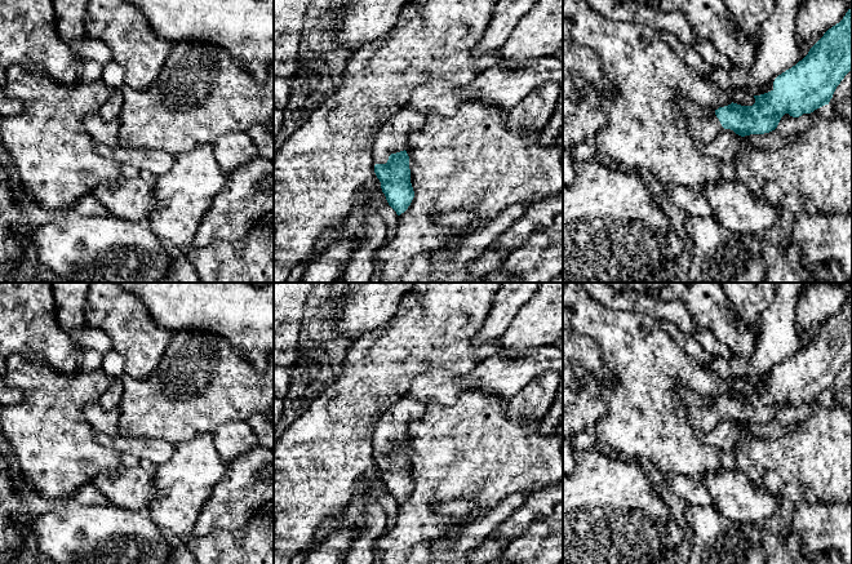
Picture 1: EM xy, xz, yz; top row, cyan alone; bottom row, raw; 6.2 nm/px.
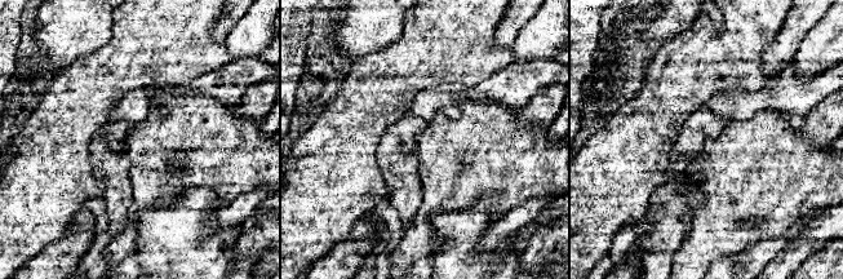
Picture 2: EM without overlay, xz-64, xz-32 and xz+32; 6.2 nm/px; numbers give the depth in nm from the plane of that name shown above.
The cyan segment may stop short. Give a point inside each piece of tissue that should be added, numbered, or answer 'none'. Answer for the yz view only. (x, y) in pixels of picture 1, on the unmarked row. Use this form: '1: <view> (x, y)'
1: yz (704, 418)

